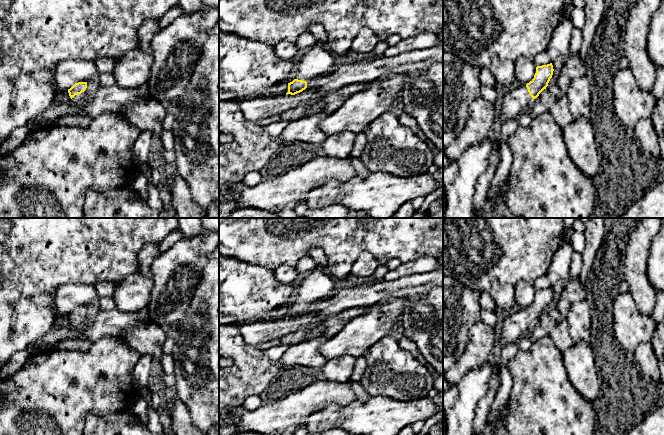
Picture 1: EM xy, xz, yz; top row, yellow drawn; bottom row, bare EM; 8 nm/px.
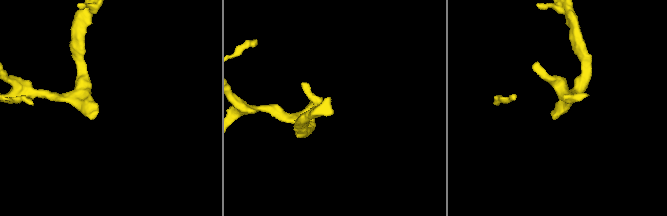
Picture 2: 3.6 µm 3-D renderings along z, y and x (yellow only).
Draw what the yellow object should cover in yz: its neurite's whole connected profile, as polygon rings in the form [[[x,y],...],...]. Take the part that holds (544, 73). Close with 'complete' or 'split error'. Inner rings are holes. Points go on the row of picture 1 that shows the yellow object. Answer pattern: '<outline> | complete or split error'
[[[552,63],[536,67],[534,78],[526,85],[516,84],[499,100],[496,106],[496,128],[500,129],[509,119],[517,118],[531,102],[546,89],[553,75]]] | split error

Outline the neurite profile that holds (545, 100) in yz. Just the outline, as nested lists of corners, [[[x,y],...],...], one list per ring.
[[[544,89],[530,104],[529,115],[532,119],[547,112],[555,103],[556,97]]]

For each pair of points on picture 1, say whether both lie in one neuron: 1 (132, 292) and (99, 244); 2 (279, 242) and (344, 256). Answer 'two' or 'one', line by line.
1: two
2: one

